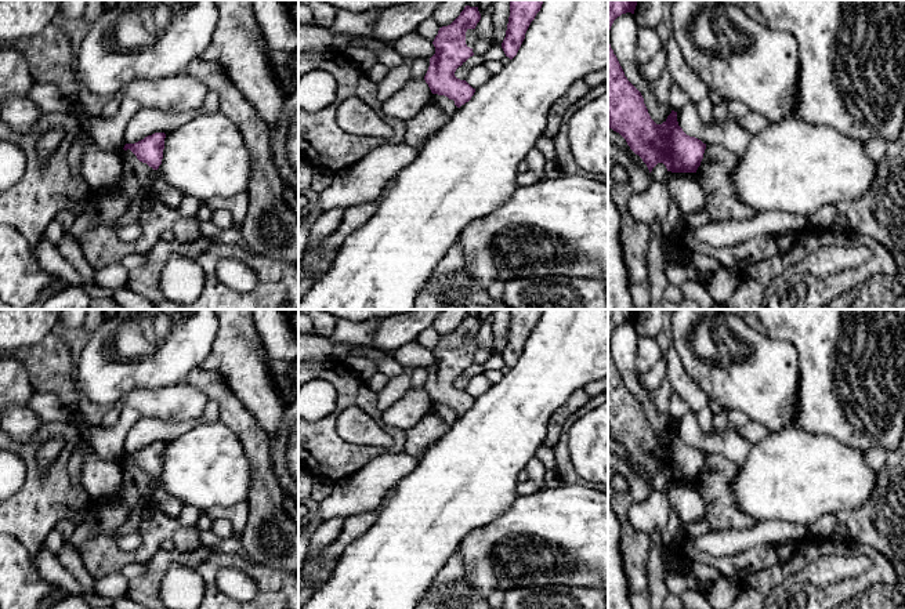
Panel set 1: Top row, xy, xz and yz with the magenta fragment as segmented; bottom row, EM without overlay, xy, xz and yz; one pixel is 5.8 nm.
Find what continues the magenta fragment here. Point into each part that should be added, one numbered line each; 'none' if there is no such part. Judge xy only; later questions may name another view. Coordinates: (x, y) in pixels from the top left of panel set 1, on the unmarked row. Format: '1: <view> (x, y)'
none

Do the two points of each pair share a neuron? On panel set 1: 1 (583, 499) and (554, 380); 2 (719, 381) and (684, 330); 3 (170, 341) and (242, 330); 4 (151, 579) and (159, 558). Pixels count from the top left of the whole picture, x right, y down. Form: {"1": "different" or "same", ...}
{"1": "different", "2": "same", "3": "different", "4": "same"}

